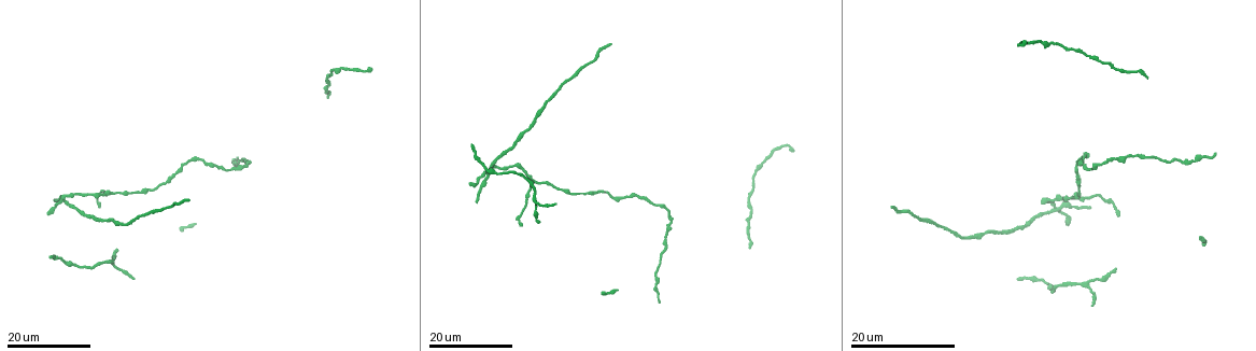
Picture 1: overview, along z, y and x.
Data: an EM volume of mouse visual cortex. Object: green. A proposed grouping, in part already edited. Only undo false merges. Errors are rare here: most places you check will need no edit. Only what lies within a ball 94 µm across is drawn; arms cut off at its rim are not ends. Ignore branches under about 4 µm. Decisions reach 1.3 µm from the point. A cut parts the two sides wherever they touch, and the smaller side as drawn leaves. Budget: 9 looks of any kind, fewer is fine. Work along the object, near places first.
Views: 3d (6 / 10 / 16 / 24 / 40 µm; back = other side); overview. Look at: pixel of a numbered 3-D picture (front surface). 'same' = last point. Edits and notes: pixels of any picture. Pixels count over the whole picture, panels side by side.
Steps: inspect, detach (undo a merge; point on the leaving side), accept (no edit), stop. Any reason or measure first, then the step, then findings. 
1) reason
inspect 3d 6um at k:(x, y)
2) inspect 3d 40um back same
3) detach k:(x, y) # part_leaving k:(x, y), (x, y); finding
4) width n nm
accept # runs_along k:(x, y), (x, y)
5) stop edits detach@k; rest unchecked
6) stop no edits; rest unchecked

four arms meet
inspect 3d 16um at 1:(535, 199)

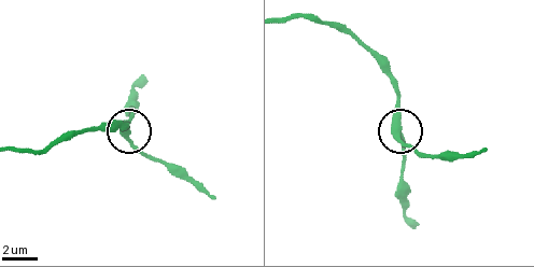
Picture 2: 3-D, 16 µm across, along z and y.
inspect 3d 6um at 2:(123, 135)

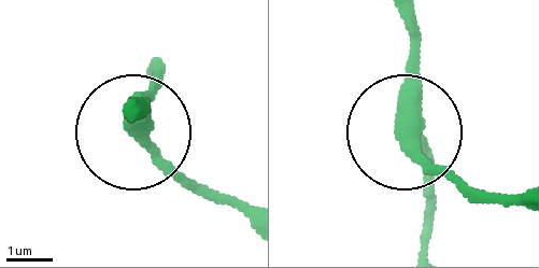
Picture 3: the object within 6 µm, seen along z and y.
width 350 nm
accept # all the same neuron

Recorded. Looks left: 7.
three arms meet
inspect 3d 24um at 1:(109, 193)

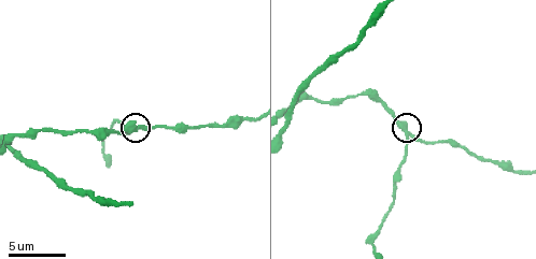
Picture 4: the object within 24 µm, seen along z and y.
inspect 3d 6um at 4:(408, 137)

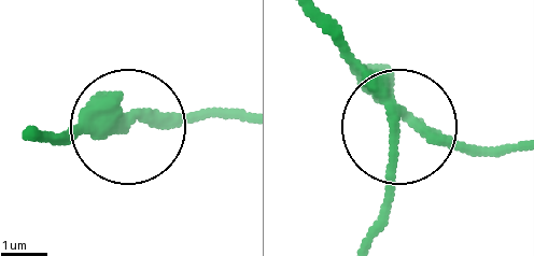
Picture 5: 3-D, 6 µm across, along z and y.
arms 3
accept # continuous, no second neuron

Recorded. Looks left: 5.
two arms in line, one across
inspect 3d 16um at 1:(1060, 209)

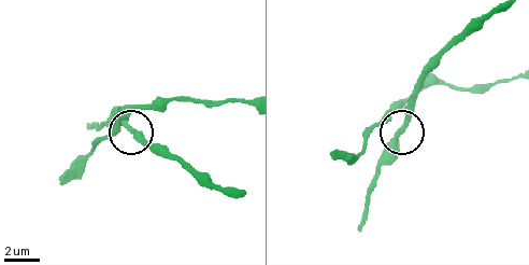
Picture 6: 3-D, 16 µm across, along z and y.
inspect 3d 10um at 6:(401, 131)

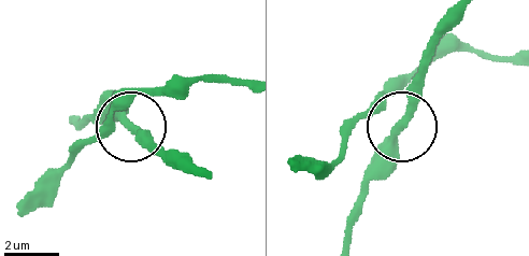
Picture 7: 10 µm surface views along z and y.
width 240 nm
accept # runs_along 7:(515, 59), (446, 52), (397, 80), (397, 136), (365, 174); continuous, no second neuron

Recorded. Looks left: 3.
inspect 3d 24um at 1:(672, 223)

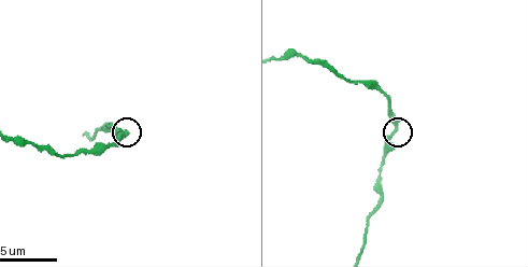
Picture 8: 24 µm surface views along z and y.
zoom in
inspect 3d 6um at 8:(398, 128)

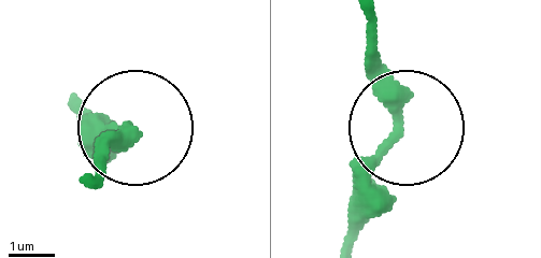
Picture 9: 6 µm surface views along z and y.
accept # one neuron here

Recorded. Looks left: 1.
stop no edits; rest unchecked

